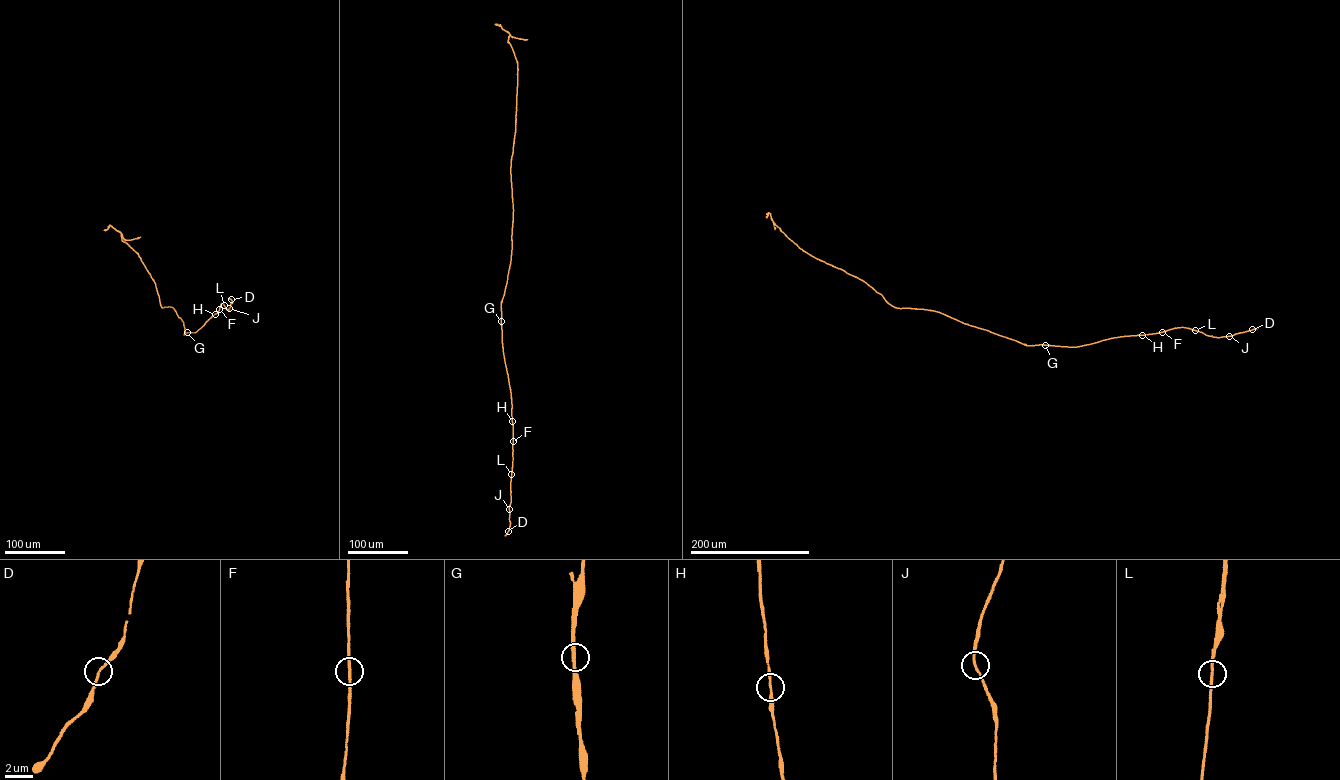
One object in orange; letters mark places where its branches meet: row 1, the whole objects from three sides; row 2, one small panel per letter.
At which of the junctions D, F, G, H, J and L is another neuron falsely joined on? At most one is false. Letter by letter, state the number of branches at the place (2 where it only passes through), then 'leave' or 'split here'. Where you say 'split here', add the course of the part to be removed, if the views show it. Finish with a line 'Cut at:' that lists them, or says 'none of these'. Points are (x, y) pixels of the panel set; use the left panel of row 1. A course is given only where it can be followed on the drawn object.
D: branches 2; leave
F: branches 2; leave
G: branches 2; leave
H: branches 2; leave
J: branches 2; leave
L: branches 2; leave
Cut at: none of these

